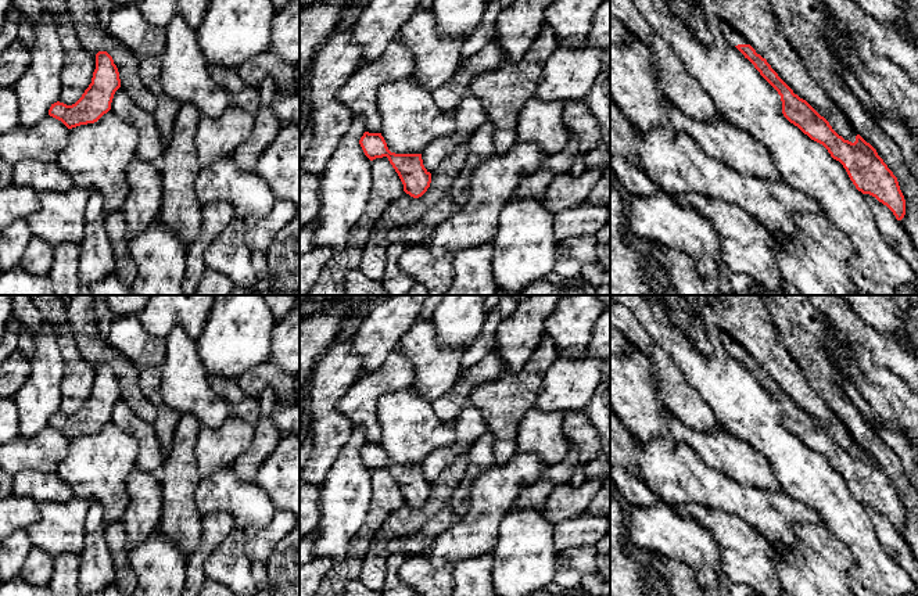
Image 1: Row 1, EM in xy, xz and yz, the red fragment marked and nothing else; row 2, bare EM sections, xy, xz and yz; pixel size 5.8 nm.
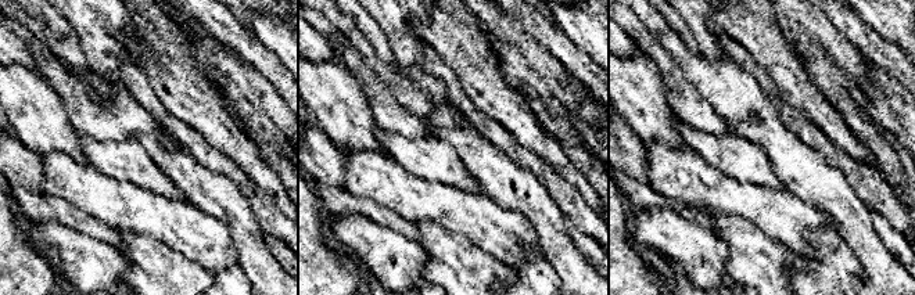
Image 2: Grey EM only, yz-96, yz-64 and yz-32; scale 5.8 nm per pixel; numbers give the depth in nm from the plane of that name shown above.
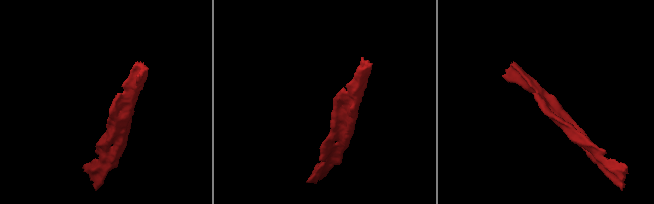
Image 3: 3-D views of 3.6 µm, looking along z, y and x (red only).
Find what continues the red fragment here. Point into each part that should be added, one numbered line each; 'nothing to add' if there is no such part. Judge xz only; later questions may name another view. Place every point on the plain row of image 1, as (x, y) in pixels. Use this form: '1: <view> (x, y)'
nothing to add

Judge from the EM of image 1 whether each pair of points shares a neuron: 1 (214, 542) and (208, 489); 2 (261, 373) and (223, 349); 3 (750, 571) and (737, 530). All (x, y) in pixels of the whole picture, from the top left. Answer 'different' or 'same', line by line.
1: different
2: different
3: same

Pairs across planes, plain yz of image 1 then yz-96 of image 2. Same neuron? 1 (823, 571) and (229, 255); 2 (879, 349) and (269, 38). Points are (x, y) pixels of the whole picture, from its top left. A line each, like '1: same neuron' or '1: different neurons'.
1: different neurons
2: different neurons

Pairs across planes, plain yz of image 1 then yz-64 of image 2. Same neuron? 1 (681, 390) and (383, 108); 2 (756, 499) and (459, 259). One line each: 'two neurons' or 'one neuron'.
1: one neuron
2: two neurons

